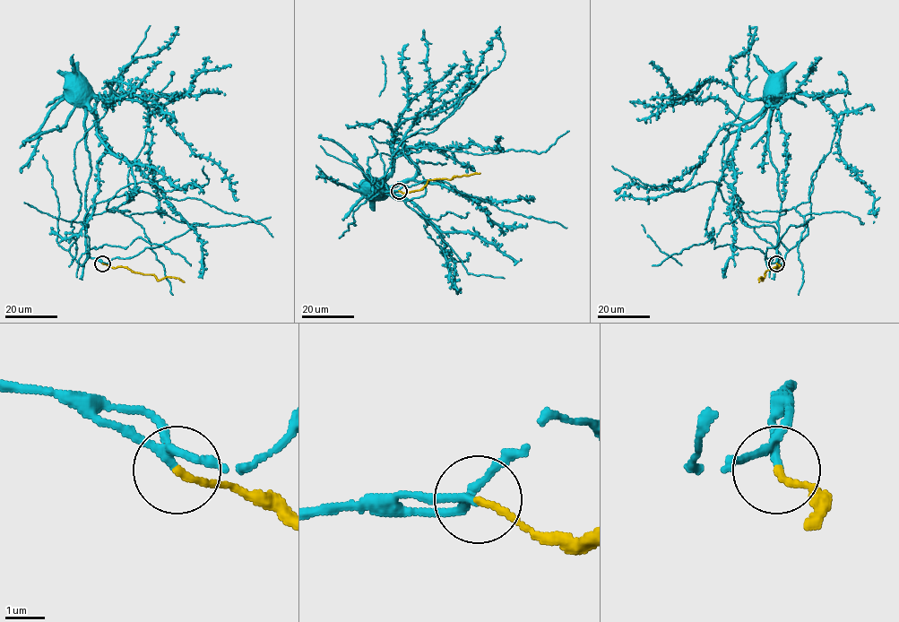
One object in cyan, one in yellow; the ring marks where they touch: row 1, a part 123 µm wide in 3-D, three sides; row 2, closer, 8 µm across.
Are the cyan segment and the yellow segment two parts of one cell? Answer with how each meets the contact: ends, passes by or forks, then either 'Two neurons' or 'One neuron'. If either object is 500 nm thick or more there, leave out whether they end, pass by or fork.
At the ring cyan forks. At the ring yellow ends. One neuron

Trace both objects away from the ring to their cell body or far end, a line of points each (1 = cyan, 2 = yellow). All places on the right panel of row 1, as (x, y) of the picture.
1: (776, 263), (782, 198), (777, 187), (777, 170), (771, 160), (767, 145), (770, 107), (766, 99), (770, 87)
2: (776, 263), (779, 266), (765, 272), (758, 282)

